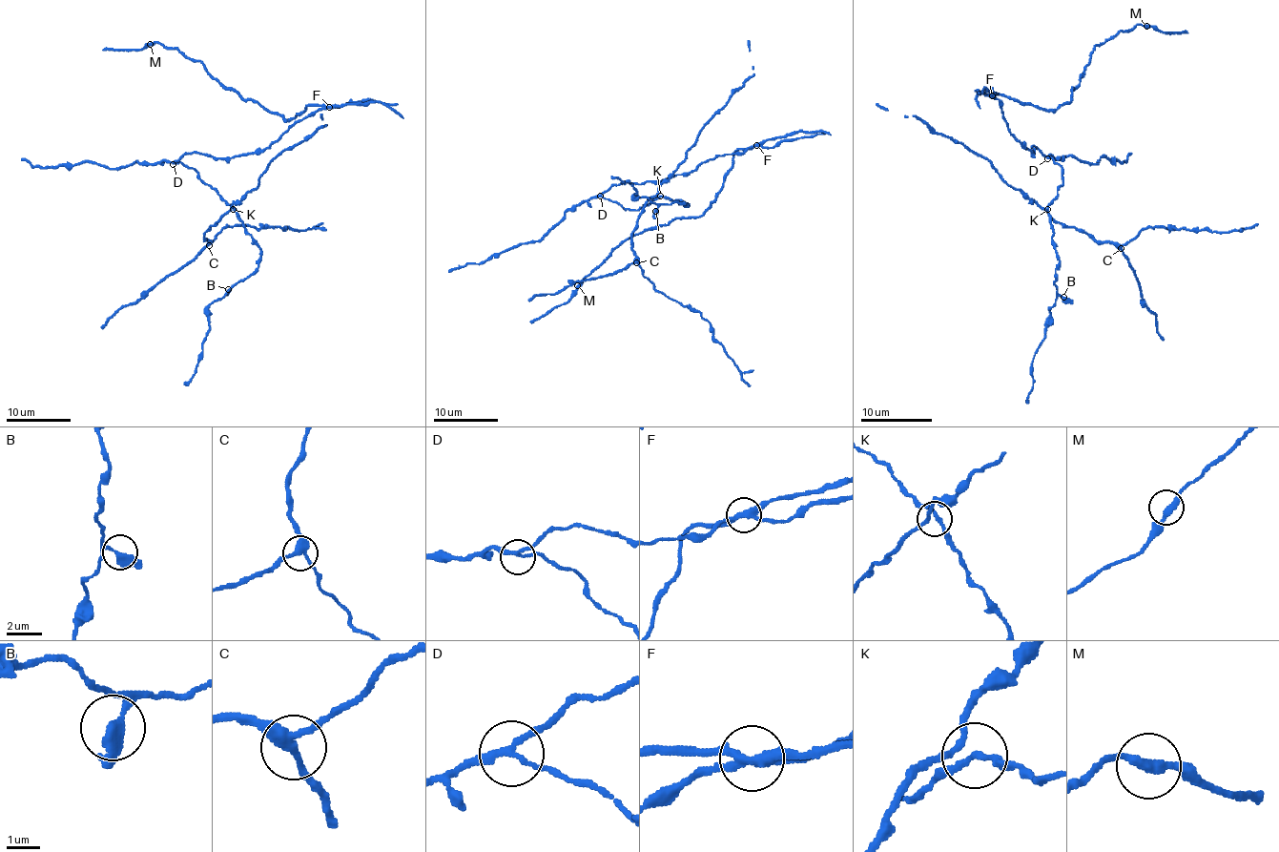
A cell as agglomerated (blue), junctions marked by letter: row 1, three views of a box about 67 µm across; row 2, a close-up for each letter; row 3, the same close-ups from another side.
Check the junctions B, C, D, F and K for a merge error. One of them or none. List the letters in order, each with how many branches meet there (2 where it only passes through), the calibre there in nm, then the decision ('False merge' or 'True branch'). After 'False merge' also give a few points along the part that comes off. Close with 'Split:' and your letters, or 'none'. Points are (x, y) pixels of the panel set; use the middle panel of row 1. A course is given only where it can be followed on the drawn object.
B: Branches: 3. Thickness 300 nm. True branch
C: Branches: 3. Thickness 320 nm. True branch
D: Branches: 3. Thickness 200 nm. True branch
F: Branches: 4. Thickness 300 nm. False merge. Course of the part to remove: (756, 145), (735, 152), (724, 186), (697, 217), (673, 218), (667, 225), (631, 235), (566, 301), (530, 322)
K: Branches: 4. Thickness 170 nm. True branch
Split: F

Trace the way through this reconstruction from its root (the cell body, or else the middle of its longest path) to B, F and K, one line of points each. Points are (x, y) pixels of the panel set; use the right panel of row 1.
B: (1028, 148), (1033, 152), (1035, 146), (1062, 168), (1063, 184), (1047, 216), (1059, 260), (1055, 284), (1063, 297)
F: (1028, 148), (1010, 132), (1000, 112), (1000, 103), (992, 95)
K: (1028, 148), (1033, 152), (1035, 146), (1062, 168), (1063, 184), (1047, 209)

